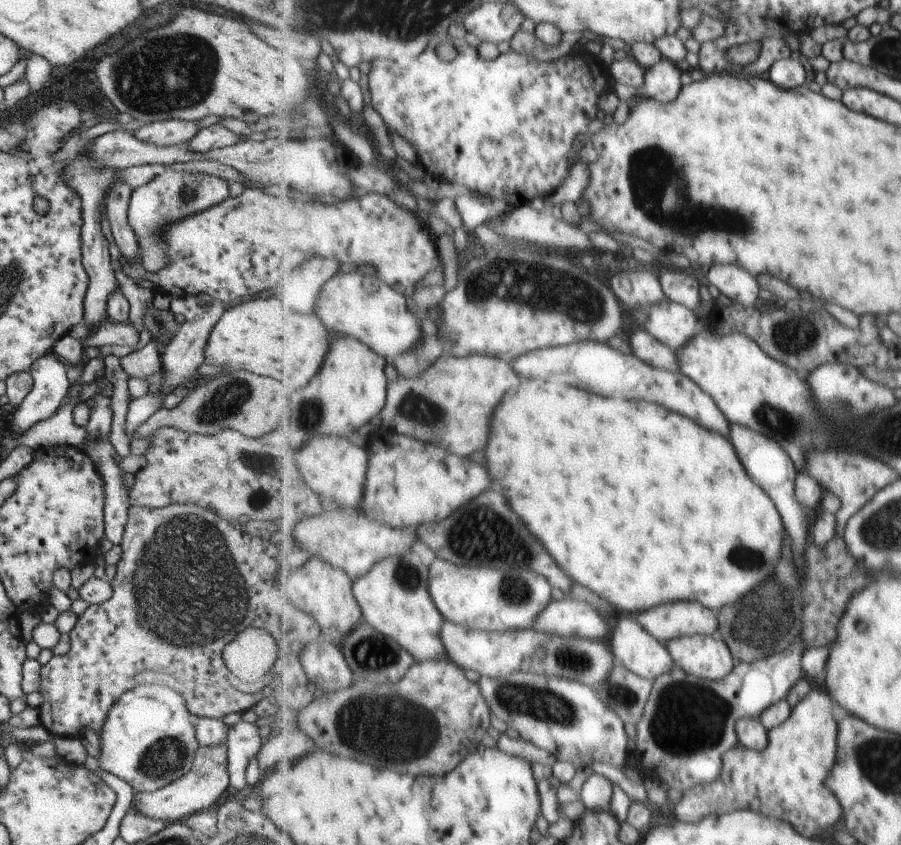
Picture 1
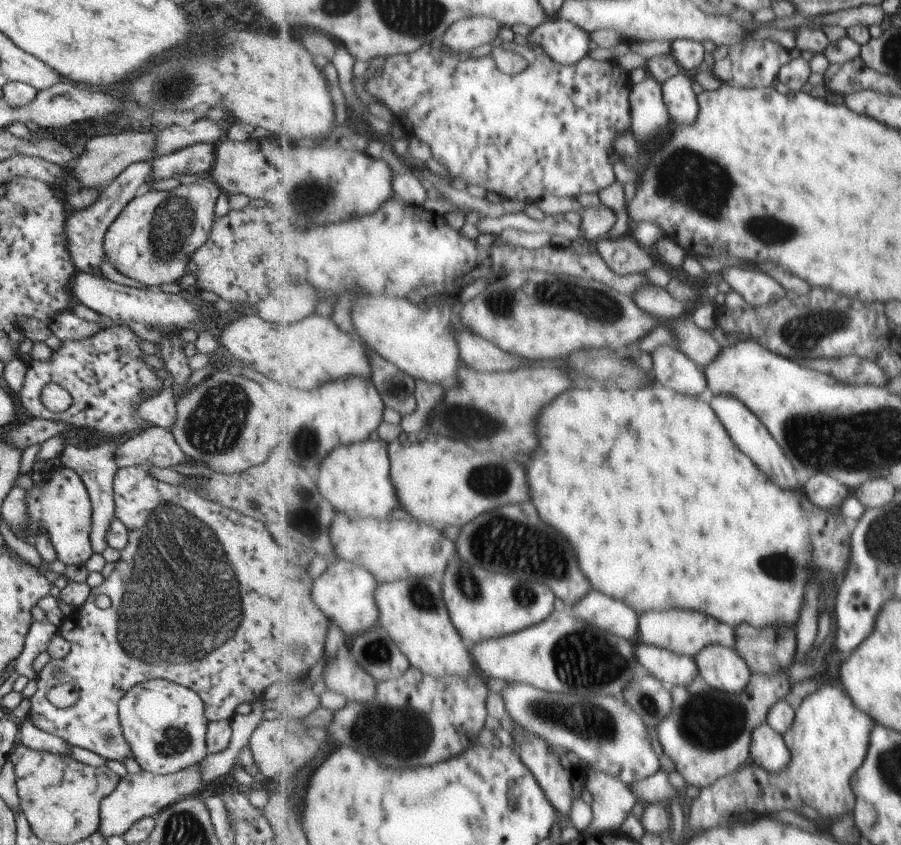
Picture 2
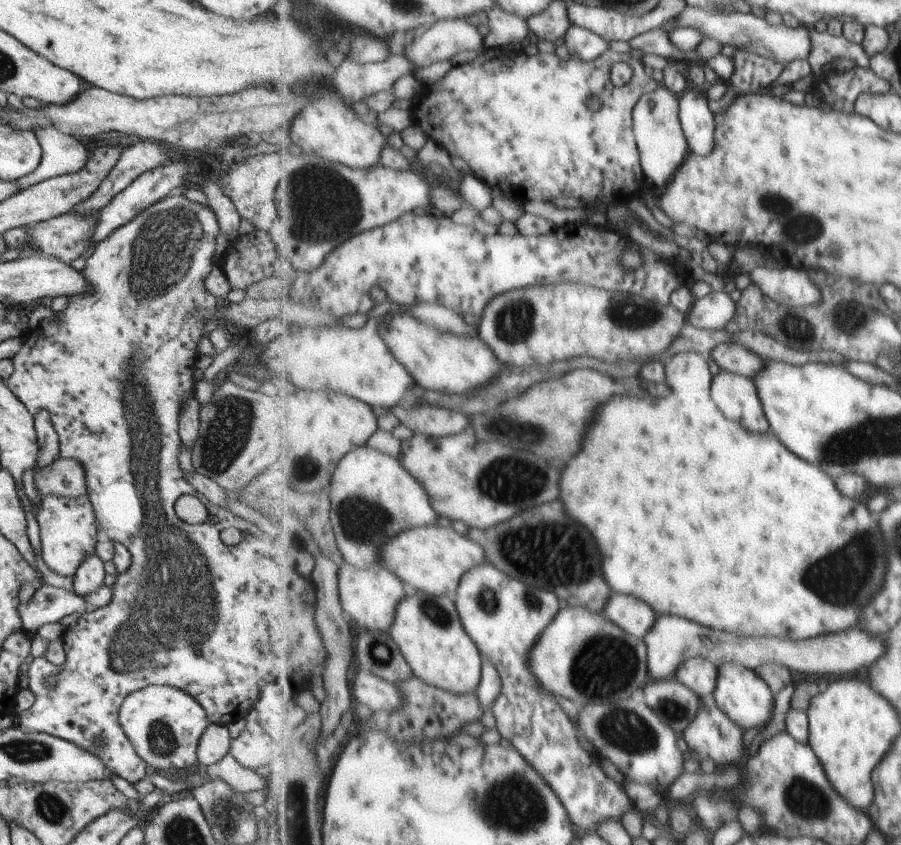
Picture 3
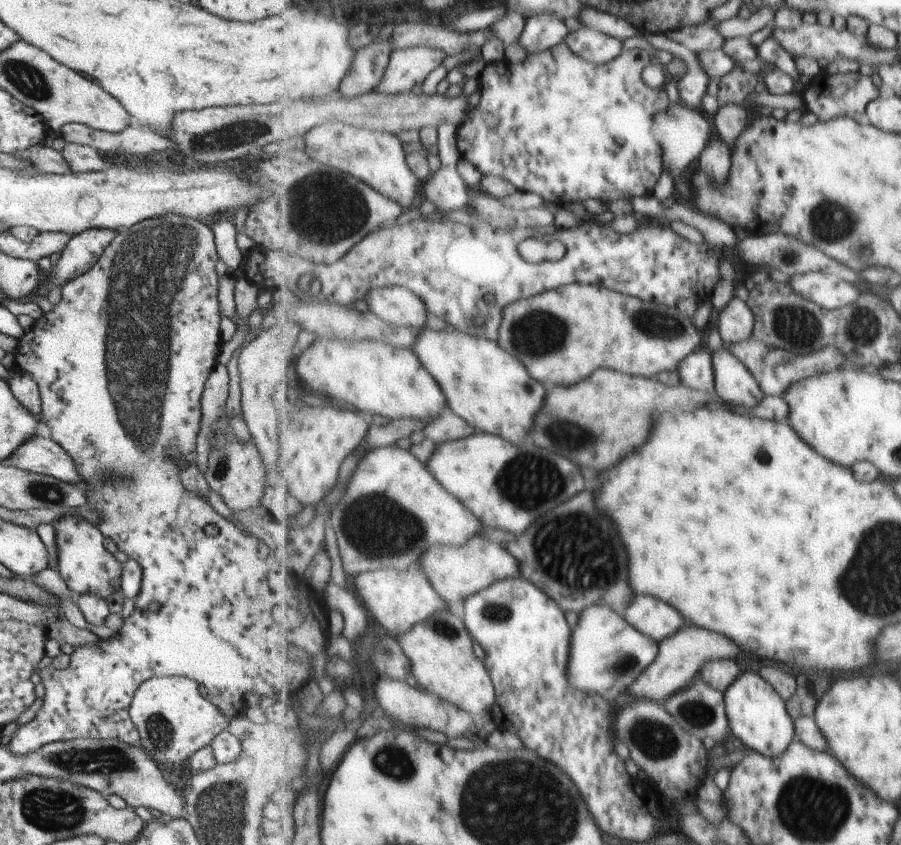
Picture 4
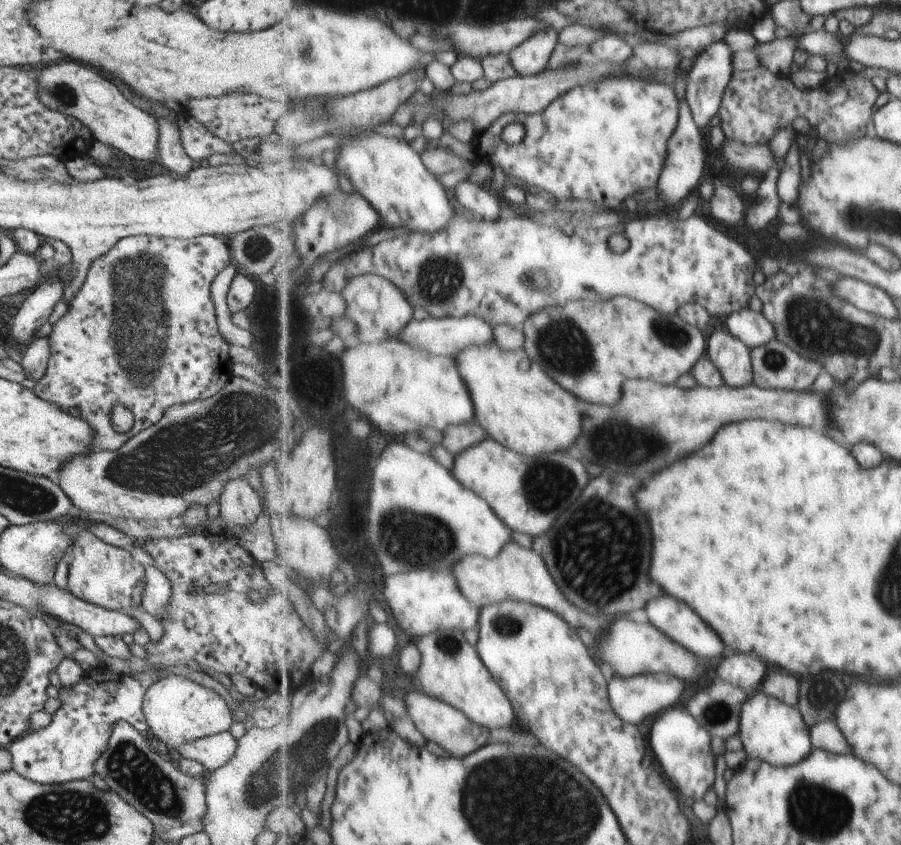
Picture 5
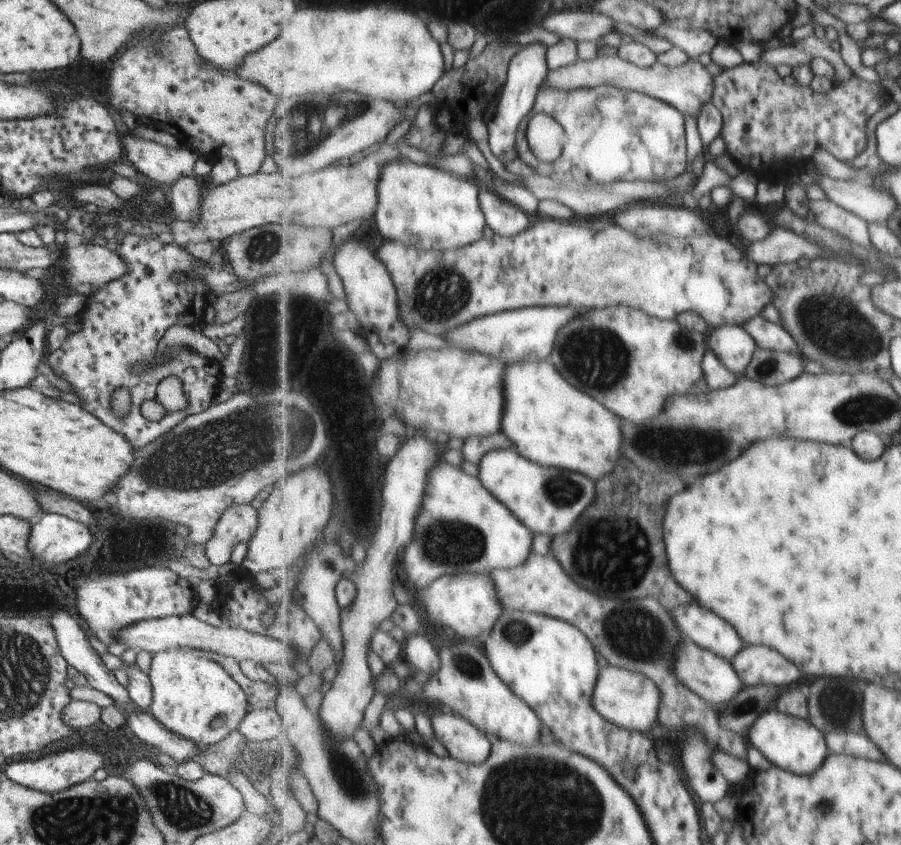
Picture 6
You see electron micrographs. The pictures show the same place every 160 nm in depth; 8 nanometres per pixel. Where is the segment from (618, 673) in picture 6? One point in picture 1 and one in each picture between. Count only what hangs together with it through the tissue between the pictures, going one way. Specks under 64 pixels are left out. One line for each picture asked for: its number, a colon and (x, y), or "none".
1: (689, 617)
2: (686, 632)
3: (673, 639)
4: (680, 658)
5: (636, 699)

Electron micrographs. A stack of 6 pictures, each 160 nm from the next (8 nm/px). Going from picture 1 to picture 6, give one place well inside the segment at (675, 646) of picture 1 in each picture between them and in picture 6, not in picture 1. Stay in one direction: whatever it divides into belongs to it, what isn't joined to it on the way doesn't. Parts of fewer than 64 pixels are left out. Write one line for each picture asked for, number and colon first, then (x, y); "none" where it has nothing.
2: (722, 667)
3: (741, 693)
4: (757, 715)
5: (771, 730)
6: (796, 744)

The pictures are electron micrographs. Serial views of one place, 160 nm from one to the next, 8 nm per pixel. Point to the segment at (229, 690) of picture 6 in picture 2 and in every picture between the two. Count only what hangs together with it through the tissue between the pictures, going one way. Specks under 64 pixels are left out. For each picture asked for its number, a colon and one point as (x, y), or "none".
2: (164, 723)
3: (163, 724)
4: (173, 721)
5: (176, 711)

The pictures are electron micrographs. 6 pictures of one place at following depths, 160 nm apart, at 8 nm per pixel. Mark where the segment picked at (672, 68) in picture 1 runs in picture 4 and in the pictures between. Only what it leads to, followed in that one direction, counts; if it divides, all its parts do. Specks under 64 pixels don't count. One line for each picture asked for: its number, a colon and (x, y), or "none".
2: (683, 104)
3: (698, 120)
4: (715, 160)

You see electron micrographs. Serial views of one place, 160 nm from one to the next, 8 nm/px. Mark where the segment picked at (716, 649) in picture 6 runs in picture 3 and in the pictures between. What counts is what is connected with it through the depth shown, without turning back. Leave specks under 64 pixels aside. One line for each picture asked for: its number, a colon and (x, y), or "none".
3: (635, 617)
4: (657, 620)
5: (674, 618)

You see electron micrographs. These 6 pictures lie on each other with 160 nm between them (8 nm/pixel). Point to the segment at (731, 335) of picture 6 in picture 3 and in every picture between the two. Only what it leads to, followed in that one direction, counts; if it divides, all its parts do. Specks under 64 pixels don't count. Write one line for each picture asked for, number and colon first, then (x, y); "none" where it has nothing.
3: (736, 395)
4: (735, 385)
5: (733, 358)

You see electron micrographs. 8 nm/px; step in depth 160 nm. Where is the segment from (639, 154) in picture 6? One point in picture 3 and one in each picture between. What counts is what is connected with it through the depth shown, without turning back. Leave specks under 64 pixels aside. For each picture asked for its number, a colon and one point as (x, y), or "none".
3: (557, 147)
4: (554, 125)
5: (606, 141)

